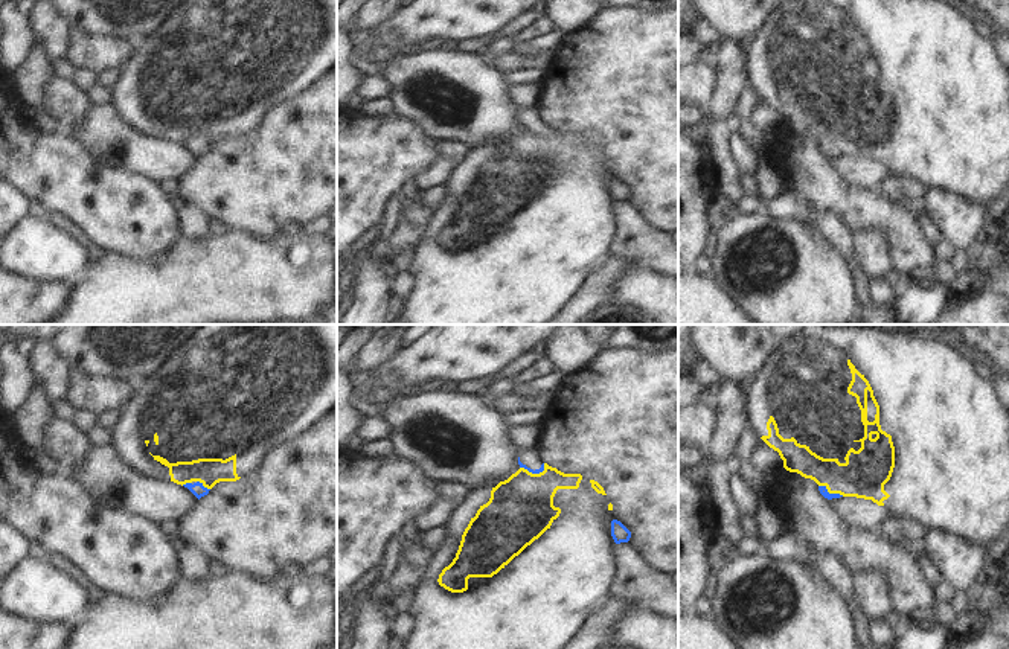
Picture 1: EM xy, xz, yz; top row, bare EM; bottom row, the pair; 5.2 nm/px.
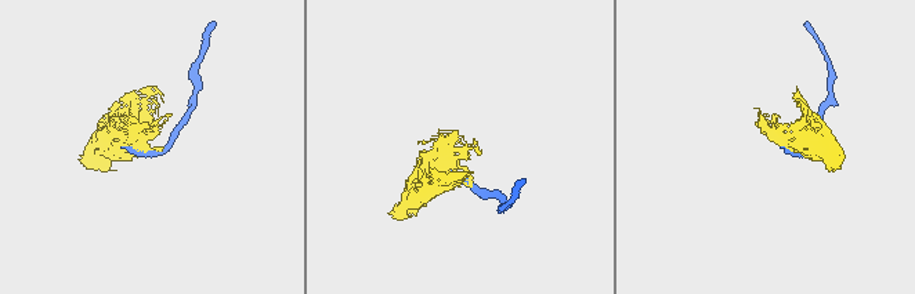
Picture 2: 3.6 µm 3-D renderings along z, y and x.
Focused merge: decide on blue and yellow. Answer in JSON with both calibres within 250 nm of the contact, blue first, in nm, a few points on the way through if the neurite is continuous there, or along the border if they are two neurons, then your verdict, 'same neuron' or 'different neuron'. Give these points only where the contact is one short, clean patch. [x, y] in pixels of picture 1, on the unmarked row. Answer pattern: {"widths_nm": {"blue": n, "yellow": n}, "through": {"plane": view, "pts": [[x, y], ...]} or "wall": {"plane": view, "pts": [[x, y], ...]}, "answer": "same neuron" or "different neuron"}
{"widths_nm": {"blue": 50, "yellow": 240}, "answer": "different neuron"}

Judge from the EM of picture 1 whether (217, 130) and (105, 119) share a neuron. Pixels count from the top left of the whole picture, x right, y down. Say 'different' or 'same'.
different

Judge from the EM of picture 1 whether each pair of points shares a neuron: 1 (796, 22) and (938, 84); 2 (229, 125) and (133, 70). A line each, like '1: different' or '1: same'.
1: same
2: same

